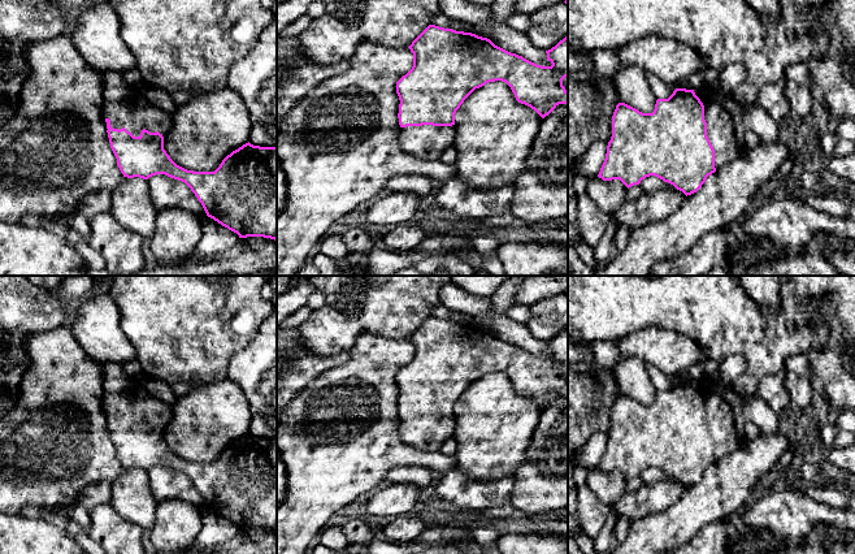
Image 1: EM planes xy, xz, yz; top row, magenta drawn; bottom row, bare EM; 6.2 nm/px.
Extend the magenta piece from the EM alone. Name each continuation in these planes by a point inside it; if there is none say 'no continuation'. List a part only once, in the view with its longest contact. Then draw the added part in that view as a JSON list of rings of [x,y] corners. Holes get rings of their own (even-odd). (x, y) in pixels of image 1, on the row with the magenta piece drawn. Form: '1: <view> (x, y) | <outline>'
1: yz (725, 129) | [[[717,86],[694,91],[704,105],[707,137],[715,150],[715,168],[732,163],[745,150],[745,105]]]

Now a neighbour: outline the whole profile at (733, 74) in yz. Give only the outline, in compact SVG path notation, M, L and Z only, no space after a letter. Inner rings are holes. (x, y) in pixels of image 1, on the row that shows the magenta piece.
M742 62L726 65L719 75L717 87L724 94L730 94L747 77L746 66Z

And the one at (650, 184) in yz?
M655 176L646 177L644 179L641 181L639 186L644 191L654 191L654 190L673 189L674 187L673 185L664 182L663 179L660 179Z

